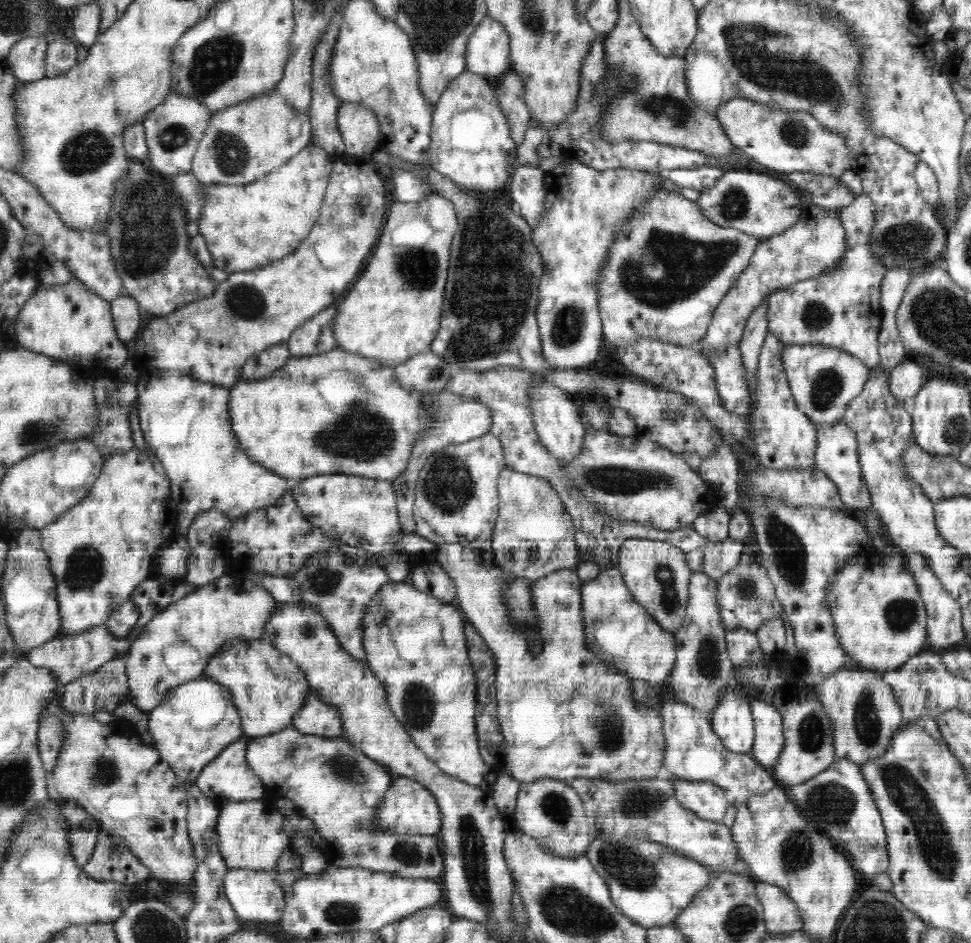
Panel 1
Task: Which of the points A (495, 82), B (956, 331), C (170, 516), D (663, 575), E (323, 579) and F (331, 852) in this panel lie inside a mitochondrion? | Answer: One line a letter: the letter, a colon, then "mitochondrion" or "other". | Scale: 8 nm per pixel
A: other
B: mitochondrion
C: other
D: mitochondrion
E: mitochondrion
F: other

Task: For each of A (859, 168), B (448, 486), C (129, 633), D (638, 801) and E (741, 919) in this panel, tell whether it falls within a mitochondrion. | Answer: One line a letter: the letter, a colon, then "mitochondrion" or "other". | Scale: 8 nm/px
A: other
B: mitochondrion
C: other
D: mitochondrion
E: mitochondrion

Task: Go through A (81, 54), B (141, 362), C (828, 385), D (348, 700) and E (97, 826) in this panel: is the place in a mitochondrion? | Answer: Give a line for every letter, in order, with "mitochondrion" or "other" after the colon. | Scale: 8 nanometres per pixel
A: other
B: other
C: mitochondrion
D: other
E: other

